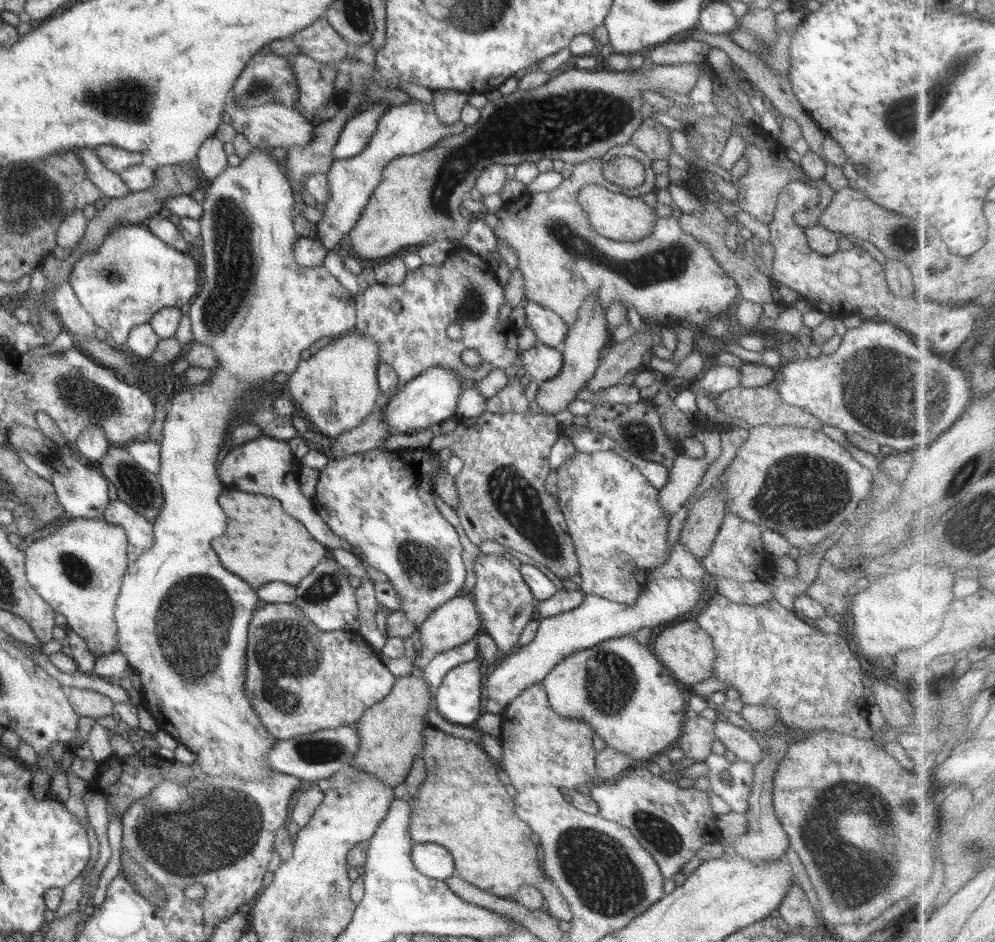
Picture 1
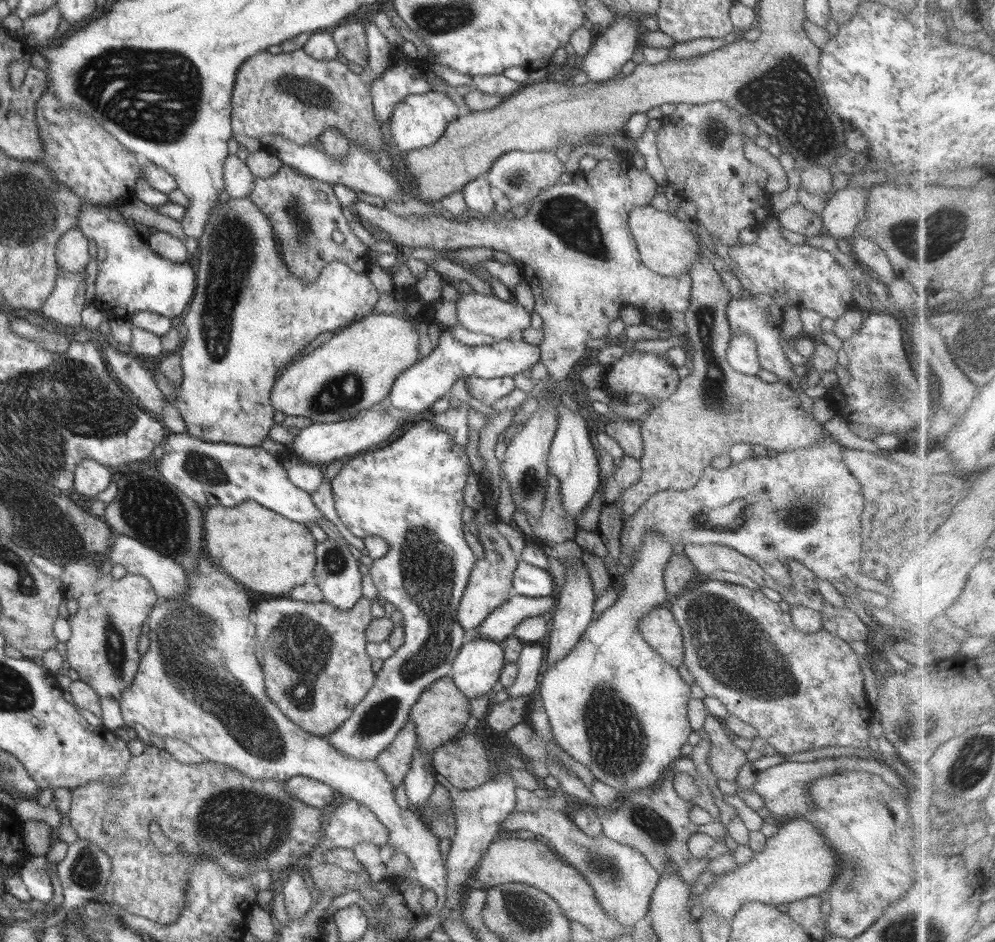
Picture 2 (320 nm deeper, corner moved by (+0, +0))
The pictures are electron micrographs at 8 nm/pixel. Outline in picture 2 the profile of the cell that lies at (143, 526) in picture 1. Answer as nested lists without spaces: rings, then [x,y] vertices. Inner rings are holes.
[[[114,534],[106,555],[113,565],[122,565],[128,575],[136,574],[150,582],[152,590],[161,598],[181,598],[187,592],[186,570],[178,562],[152,550],[134,538],[122,534]]]

